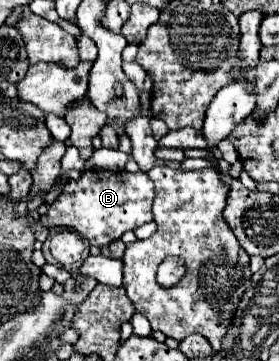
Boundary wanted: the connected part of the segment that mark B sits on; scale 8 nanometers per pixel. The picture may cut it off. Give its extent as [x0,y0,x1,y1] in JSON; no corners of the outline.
[40,171,154,247]

